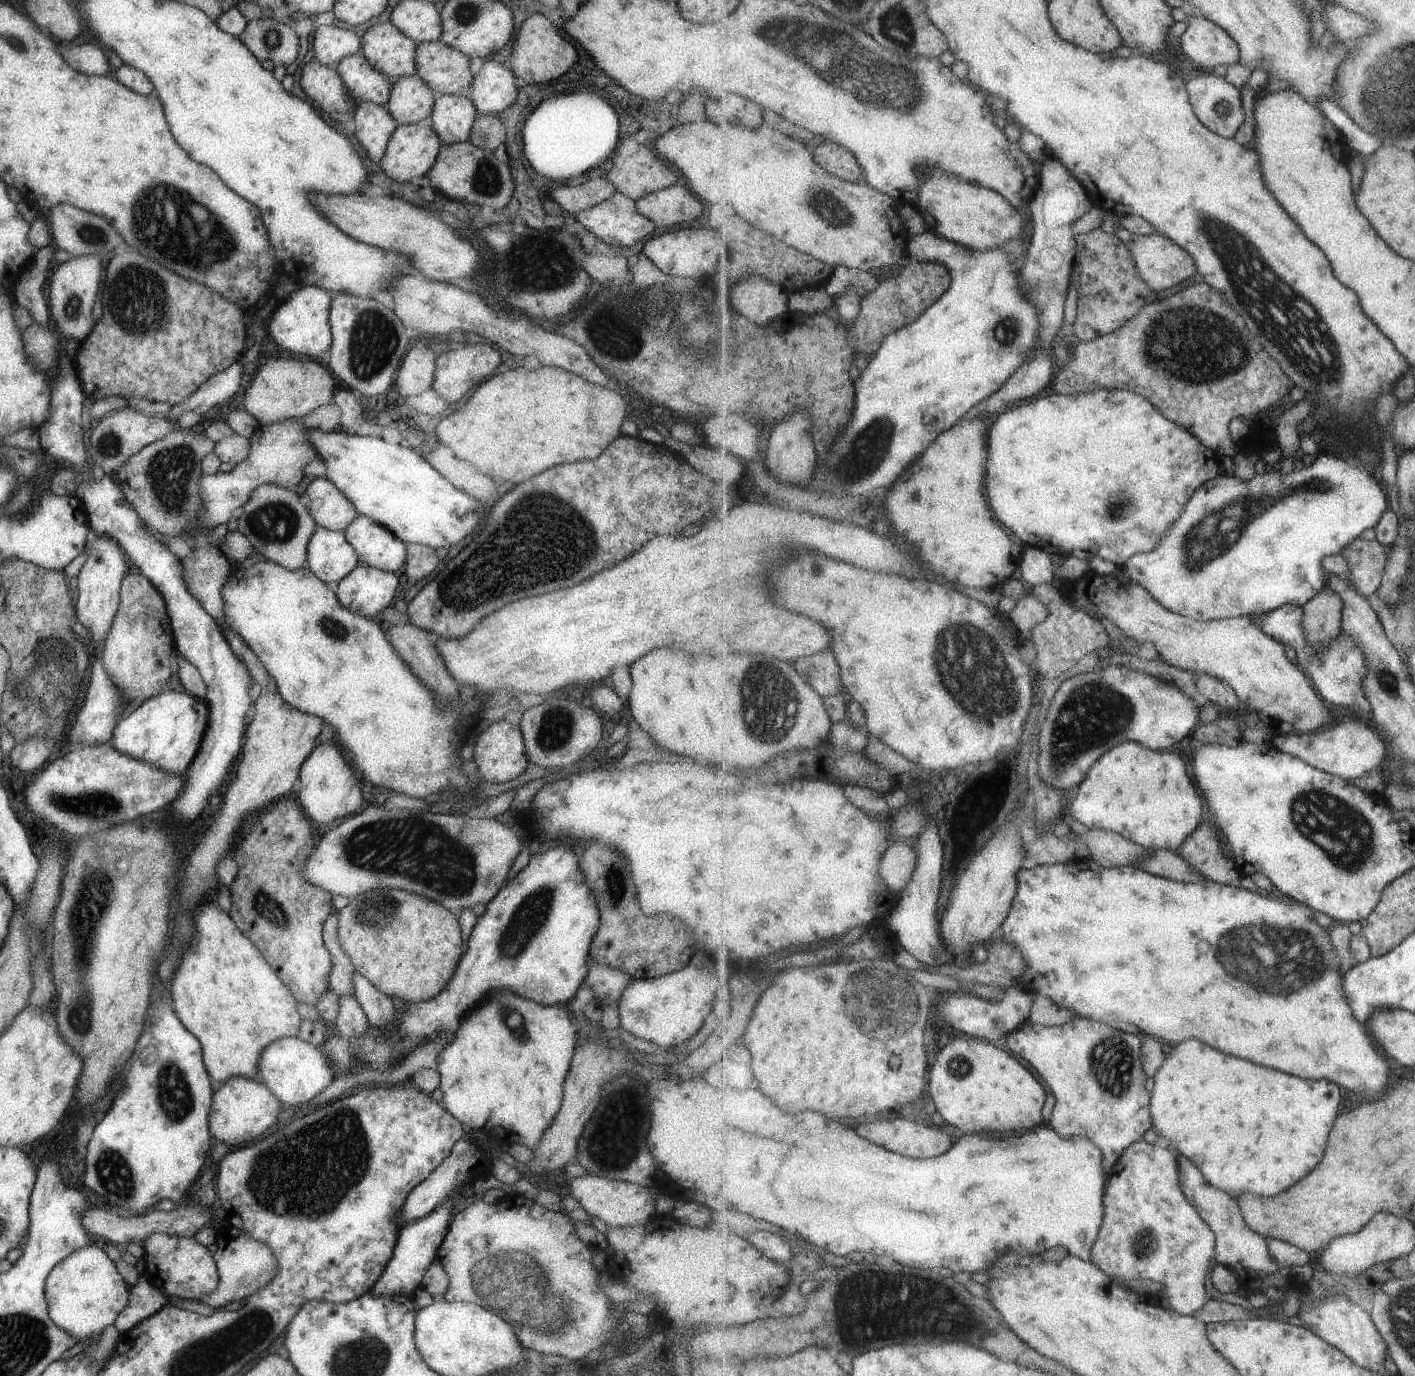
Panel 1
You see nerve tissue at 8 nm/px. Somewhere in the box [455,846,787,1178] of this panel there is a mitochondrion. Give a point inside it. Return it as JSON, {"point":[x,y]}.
{"point":[531,916]}

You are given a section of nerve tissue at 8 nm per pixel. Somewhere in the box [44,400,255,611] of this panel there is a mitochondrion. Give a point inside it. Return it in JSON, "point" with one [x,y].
{"point":[168,472]}

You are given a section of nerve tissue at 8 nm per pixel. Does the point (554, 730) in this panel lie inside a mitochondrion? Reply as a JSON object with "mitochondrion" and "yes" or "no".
{"mitochondrion":"yes"}

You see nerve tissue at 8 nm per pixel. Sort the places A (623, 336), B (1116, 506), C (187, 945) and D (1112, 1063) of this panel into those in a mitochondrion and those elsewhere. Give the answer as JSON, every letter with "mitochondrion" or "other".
{"A":"mitochondrion","B":"mitochondrion","C":"other","D":"mitochondrion"}

